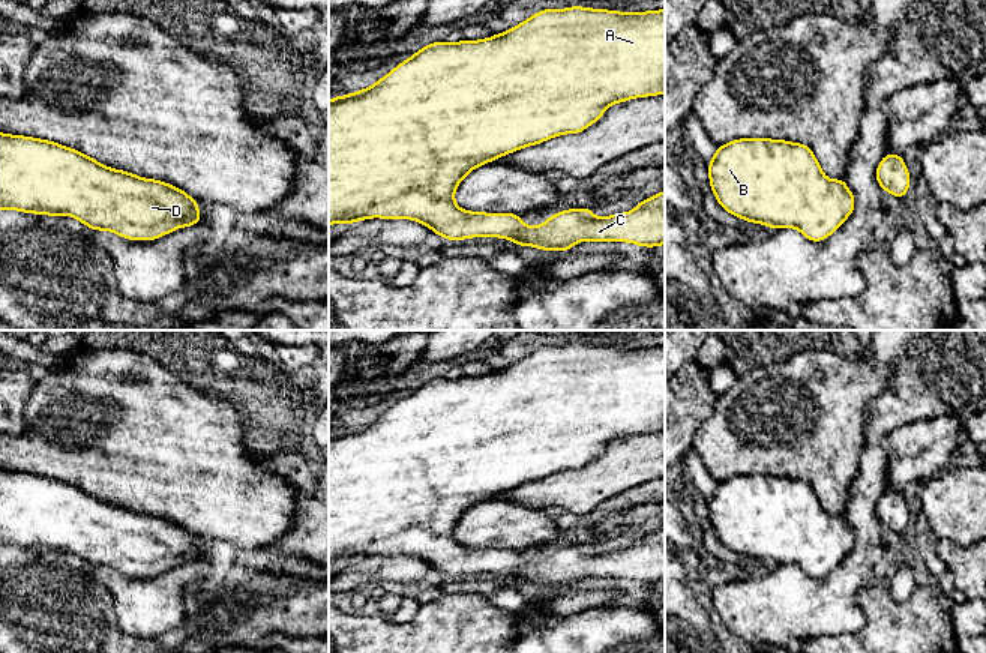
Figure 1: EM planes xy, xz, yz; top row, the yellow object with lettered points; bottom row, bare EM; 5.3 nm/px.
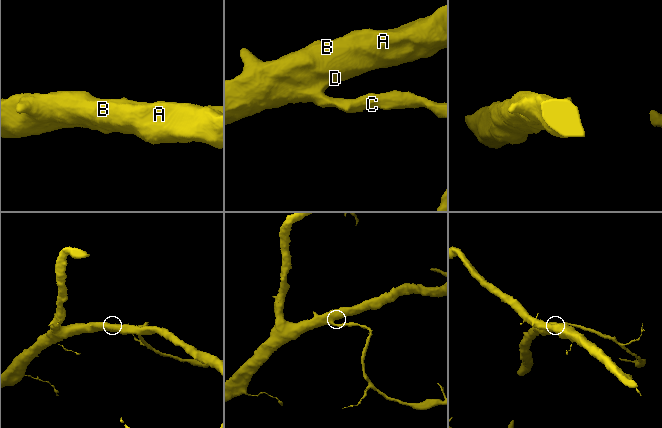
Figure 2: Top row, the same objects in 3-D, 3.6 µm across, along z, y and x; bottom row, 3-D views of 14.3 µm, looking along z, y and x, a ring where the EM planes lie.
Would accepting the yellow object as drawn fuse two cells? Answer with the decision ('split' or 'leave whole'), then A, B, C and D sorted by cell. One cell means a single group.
leave whole; groups A B C D

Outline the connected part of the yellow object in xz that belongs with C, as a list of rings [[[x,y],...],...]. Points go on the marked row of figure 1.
[[[581,6],[566,8],[561,11],[545,9],[522,21],[519,26],[488,39],[464,39],[456,44],[449,44],[446,41],[429,44],[413,54],[408,60],[399,63],[374,86],[347,96],[336,96],[329,101],[329,225],[338,222],[354,224],[369,218],[407,218],[425,224],[435,234],[453,242],[459,239],[489,236],[510,239],[516,243],[516,246],[528,245],[537,249],[560,252],[569,251],[575,243],[584,240],[630,242],[633,245],[648,248],[665,245],[665,191],[639,201],[636,209],[626,213],[594,218],[593,209],[569,209],[552,215],[548,221],[537,227],[527,227],[521,216],[513,213],[467,212],[459,209],[453,200],[458,185],[471,170],[527,146],[536,146],[563,134],[579,134],[590,125],[596,123],[612,104],[662,93],[665,93],[665,9],[650,12],[615,12]]]

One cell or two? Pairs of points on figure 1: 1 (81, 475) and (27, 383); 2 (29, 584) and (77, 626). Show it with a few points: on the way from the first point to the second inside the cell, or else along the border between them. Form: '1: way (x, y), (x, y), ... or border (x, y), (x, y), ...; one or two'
1: border (38, 382), (24, 407), (23, 425); two
2: way (41, 596), (65, 620); one

